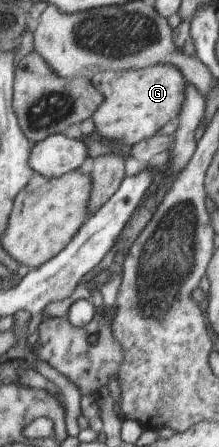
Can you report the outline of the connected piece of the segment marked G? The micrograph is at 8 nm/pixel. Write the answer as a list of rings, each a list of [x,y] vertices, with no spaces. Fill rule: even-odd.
[[[161,63],[145,69],[100,71],[93,76],[93,84],[104,95],[104,102],[91,118],[104,140],[117,140],[129,146],[153,138],[167,122],[177,118],[185,106],[186,80],[171,64]]]

